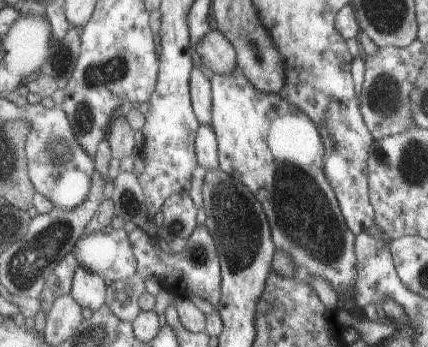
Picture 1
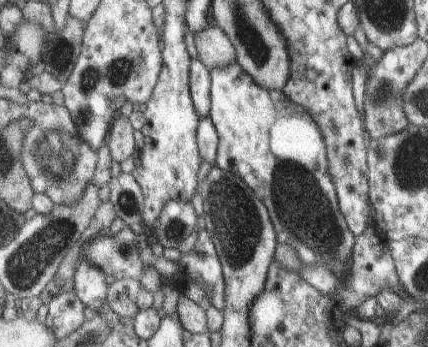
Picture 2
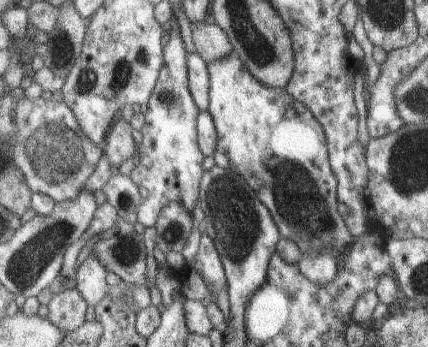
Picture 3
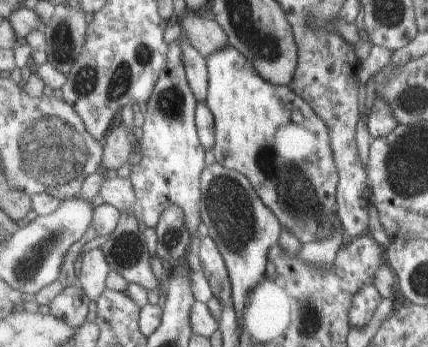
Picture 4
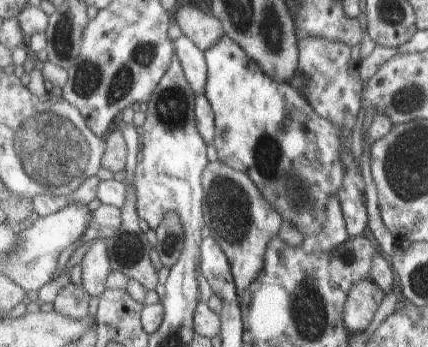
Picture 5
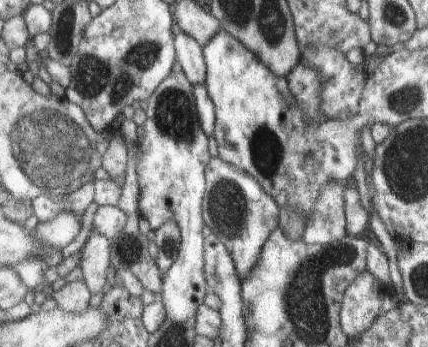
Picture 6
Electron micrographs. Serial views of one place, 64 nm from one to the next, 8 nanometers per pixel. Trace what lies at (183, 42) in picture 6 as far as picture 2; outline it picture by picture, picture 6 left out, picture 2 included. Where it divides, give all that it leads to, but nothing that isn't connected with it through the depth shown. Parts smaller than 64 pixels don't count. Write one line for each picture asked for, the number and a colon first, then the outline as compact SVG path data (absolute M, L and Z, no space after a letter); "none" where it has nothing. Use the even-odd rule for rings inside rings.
2: M199 58L189 64L189 88L199 118L207 118L211 112L211 70Z
3: M197 52L187 54L189 90L201 112L209 110L209 64Z
4: M181 38L179 44L181 44L181 60L185 64L185 74L193 90L193 96L197 102L205 102L207 86L209 86L207 58L197 48L193 48L185 38Z
5: M179 36L175 40L175 56L181 62L183 74L187 82L191 84L193 92L197 96L205 94L205 84L207 84L207 60L205 52L187 36Z

